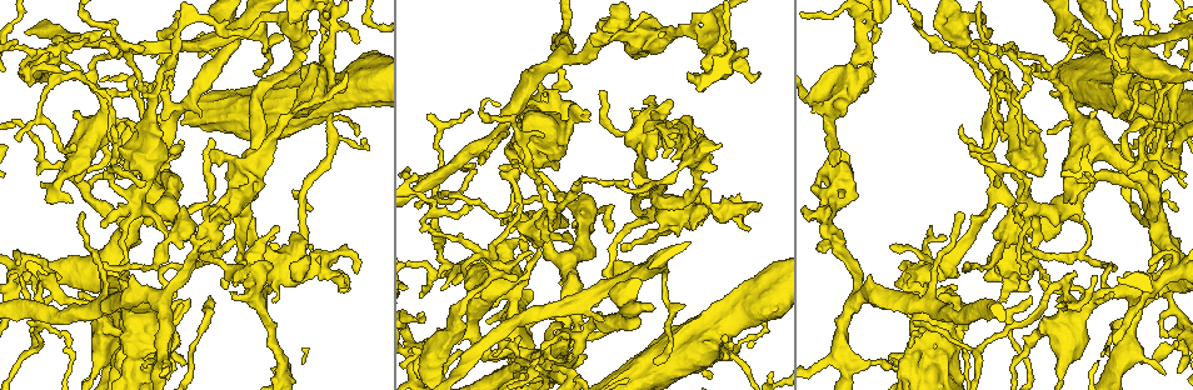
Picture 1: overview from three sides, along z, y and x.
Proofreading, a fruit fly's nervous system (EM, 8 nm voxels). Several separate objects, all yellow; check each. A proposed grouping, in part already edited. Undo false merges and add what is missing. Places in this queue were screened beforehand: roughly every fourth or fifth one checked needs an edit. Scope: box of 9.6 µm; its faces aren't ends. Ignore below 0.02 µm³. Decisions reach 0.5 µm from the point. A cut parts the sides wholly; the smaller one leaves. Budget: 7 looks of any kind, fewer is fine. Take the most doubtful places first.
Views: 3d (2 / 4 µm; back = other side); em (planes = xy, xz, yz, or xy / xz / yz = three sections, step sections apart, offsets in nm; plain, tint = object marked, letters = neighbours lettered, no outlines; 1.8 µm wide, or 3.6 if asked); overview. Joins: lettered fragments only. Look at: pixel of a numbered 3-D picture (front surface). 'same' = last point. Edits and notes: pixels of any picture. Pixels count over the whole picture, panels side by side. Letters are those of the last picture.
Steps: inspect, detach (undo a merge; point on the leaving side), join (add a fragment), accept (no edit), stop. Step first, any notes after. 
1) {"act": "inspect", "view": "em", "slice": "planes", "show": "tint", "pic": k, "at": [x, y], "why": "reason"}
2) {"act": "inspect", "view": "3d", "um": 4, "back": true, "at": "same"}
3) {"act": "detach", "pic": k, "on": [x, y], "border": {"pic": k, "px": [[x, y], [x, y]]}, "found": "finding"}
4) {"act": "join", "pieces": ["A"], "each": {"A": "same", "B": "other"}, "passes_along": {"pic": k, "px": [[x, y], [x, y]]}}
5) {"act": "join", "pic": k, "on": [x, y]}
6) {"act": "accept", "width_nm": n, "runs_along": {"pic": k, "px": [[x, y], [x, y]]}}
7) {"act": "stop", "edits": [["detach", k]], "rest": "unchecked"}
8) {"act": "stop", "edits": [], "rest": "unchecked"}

{"act": "inspect", "view": "em", "slice": "planes", "show": "plain", "pic": 1, "at": [853, 361], "why": "four-way junction"}

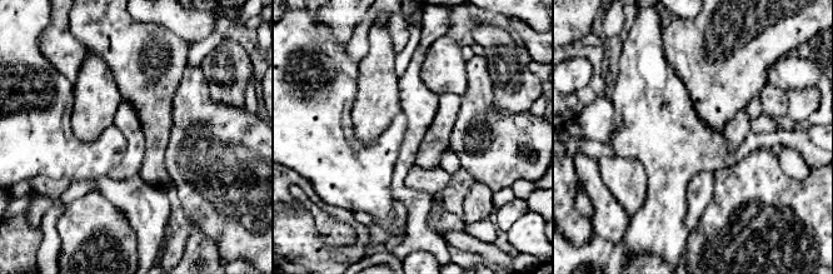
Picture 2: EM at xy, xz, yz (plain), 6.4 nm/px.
{"act": "inspect", "view": "em", "slice": "planes", "show": "letters", "at": "same", "why": "see the neighbours"}

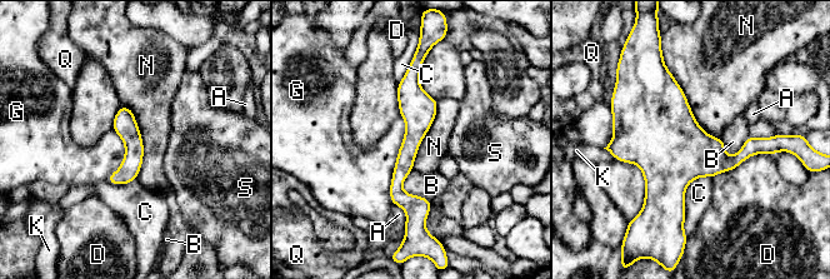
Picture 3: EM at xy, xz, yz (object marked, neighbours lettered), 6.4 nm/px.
{"act": "accept", "each": {"A": "other", "B": "other", "C": "other", "D": "other", "G": "other", "K": "other", "N": "other", "Q": "other", "S": "other"}, "runs_along": {"pic": 3, "px": [[418, 65], [398, 178], [409, 215]]}, "found": "one cell here"}

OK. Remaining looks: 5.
{"act": "inspect", "view": "3d", "um": 2, "pic": 1, "at": [173, 306], "why": "branch stops here"}

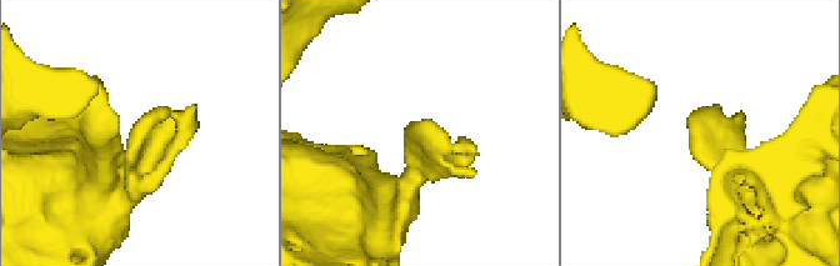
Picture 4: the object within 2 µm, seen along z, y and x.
{"act": "inspect", "view": "em", "slice": "xz", "step": 16, "show": "tint", "pic": 4, "at": [413, 122], "why": "now the EM"}

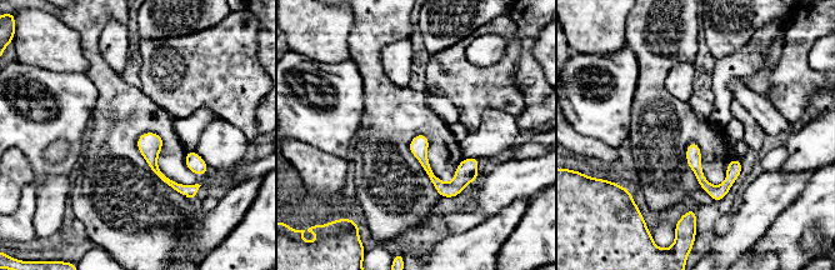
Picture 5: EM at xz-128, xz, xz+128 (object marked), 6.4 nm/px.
{"act": "inspect", "view": "em", "slice": "planes", "show": "letters", "at": "same", "why": "another direction"}

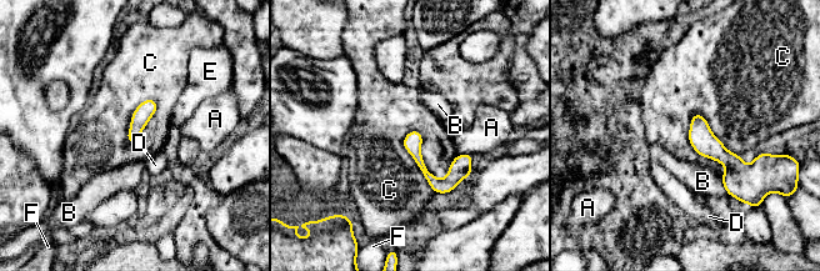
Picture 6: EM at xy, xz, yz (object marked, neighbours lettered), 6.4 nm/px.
{"act": "accept", "each": {"A": "other", "B": "other", "C": "other", "D": "other", "E": "other", "F": "other"}, "border": {"pic": 6, "px": [[693, 114], [740, 155]]}, "found": "none of them fits"}

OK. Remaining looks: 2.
{"act": "inspect", "view": "3d", "um": 2, "pic": 1, "at": [835, 151], "why": "branch stops here"}

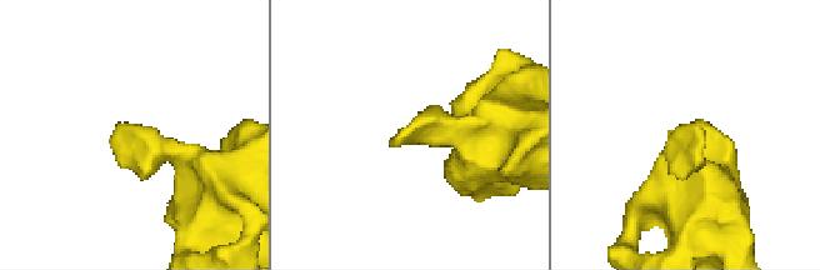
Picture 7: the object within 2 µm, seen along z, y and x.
{"act": "inspect", "view": "em", "slice": "planes", "show": "letters", "pic": 7, "at": [120, 124]}

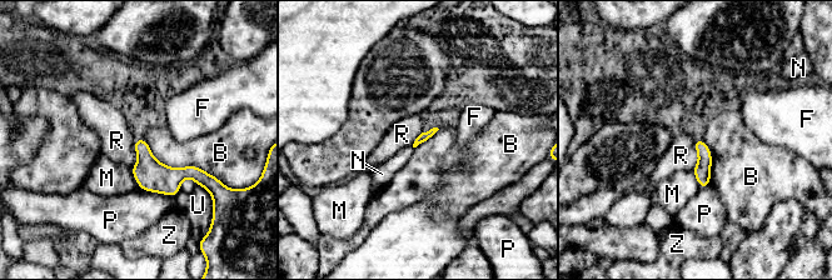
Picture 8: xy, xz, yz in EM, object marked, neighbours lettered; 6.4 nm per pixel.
{"act": "accept", "each": {"B": "other", "F": "other", "M": "other", "N": "other", "P": "other", "R": "other", "U": "other", "Z": "other"}, "border": {"pic": 8, "px": [[695, 139], [697, 164], [691, 170]]}, "found": "no lettered fragment goes on from it"}

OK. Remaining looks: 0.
{"act": "stop", "edits": [], "rest": "unchecked"}

